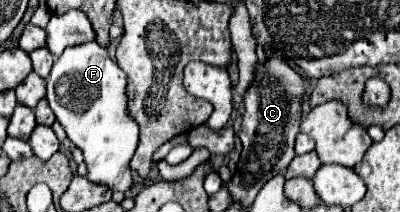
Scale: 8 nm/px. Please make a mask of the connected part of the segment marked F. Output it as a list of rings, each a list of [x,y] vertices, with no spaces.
[[[98,42],[66,48],[46,78],[46,100],[70,142],[82,150],[88,168],[86,178],[120,192],[132,186],[130,160],[136,152],[140,132],[136,120],[128,112],[126,78],[120,66],[110,60],[108,50]]]

